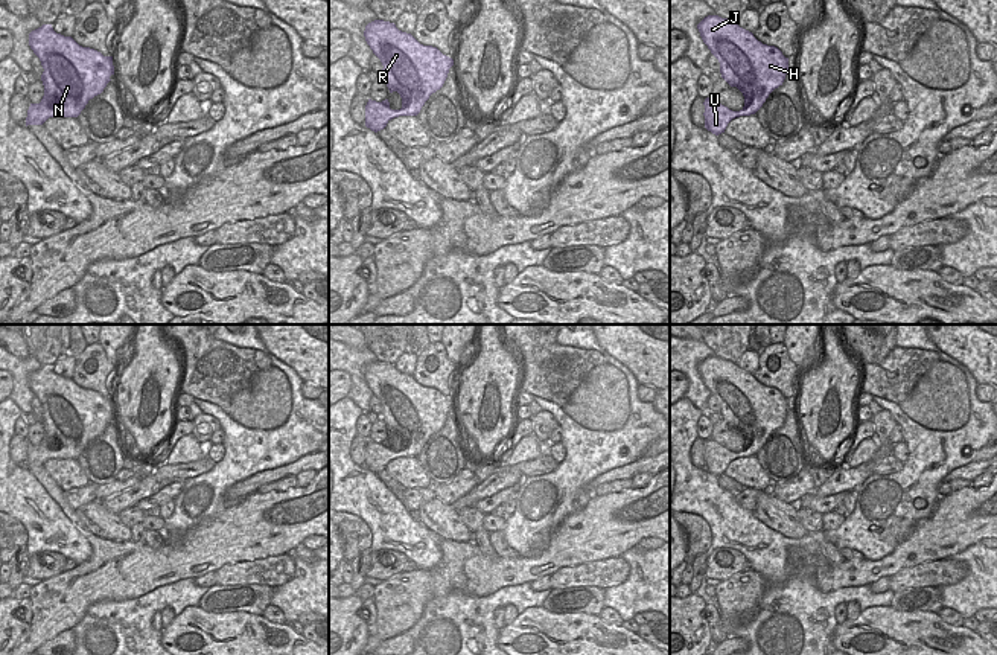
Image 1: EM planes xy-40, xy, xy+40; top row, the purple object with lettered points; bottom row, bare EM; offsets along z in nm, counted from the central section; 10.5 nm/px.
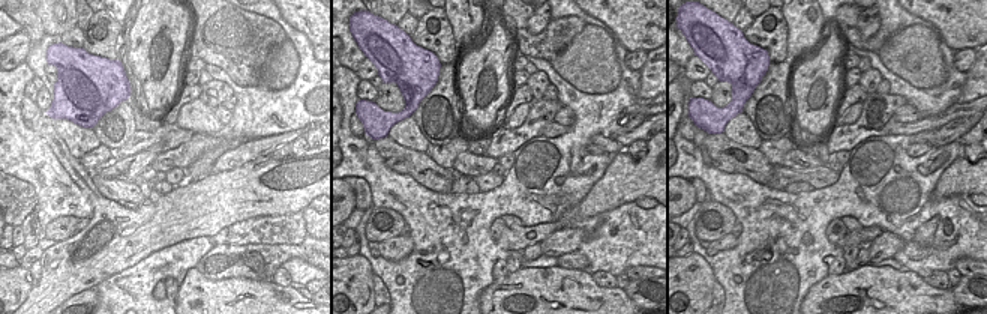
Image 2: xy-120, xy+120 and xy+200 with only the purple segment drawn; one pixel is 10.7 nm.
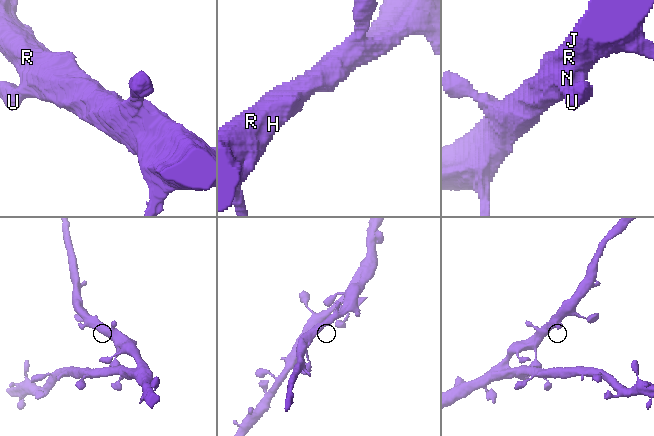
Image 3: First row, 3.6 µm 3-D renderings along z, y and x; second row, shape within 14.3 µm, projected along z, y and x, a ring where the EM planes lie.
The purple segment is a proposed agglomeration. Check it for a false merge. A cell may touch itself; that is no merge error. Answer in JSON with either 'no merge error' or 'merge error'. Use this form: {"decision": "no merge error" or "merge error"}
{"decision": "no merge error"}

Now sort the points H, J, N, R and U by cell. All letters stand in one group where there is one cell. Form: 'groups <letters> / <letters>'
groups H J N R U

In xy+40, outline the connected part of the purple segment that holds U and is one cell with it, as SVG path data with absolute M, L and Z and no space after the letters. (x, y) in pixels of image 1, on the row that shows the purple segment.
M718 15L705 17L697 29L718 59L721 78L744 96L744 107L740 111L732 111L712 97L705 99L705 128L718 136L732 119L755 114L769 94L782 85L788 58L778 47L758 41L737 21Z

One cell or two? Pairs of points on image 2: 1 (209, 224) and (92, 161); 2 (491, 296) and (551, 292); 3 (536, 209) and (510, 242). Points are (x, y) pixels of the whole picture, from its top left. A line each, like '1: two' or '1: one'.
1: two
2: one
3: two

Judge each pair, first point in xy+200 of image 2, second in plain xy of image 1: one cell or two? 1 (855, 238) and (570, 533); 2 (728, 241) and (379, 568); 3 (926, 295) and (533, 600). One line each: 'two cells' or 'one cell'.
1: one cell
2: two cells
3: two cells

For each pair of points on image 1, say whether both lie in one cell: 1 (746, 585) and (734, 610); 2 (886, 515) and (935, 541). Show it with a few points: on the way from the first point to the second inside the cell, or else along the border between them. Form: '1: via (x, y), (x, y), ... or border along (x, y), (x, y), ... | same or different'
1: via (742, 591), (737, 603) | same
2: border along (936, 503), (932, 514), (921, 518), (888, 555) | different

